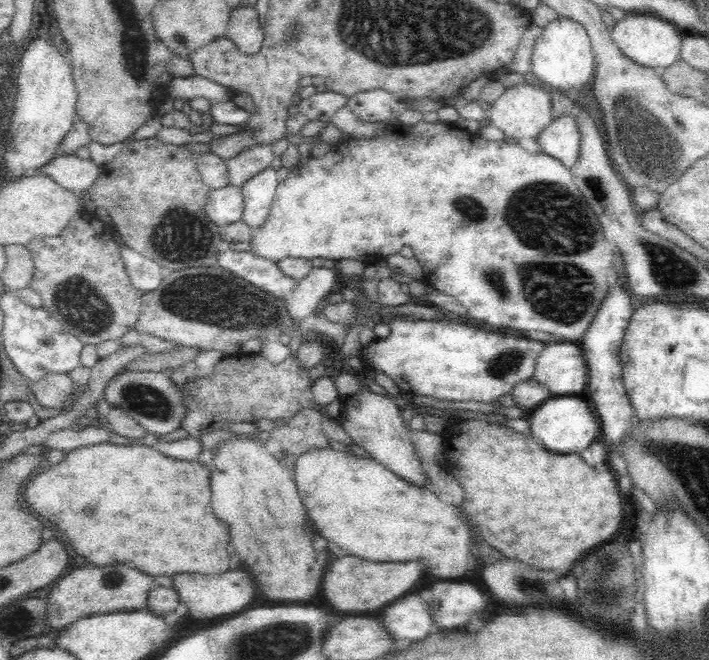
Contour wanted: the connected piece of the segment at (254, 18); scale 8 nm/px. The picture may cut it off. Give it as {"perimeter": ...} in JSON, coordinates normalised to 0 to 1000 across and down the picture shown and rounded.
{"perimeter":[[[341,6],[324,15],[322,48],[319,58],[330,61],[330,67],[344,82],[358,82],[372,67],[372,39],[367,39],[367,27],[361,9]]]}

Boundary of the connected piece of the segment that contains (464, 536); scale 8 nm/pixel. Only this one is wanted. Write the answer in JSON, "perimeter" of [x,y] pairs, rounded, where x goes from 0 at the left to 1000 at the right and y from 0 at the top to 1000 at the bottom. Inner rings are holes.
{"perimeter":[[[434,679],[415,700],[415,727],[420,752],[426,755],[434,797],[443,815],[454,812],[468,830],[488,830],[494,842],[508,842],[513,848],[530,852],[575,852],[590,845],[604,845],[604,873],[621,876],[649,876],[660,861],[660,785],[652,779],[649,767],[629,764],[604,739],[590,739],[547,715],[539,703],[519,694],[505,694],[494,685],[480,685],[471,679]]]}

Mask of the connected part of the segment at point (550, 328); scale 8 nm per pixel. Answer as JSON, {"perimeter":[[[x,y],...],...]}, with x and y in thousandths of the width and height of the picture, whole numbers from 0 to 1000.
{"perimeter":[[[592,185],[587,191],[567,191],[567,188],[553,188],[539,206],[525,209],[525,212],[496,212],[488,209],[482,218],[477,218],[471,227],[463,233],[440,242],[432,252],[415,255],[406,261],[401,276],[392,279],[384,315],[378,330],[367,345],[358,348],[358,358],[353,361],[353,376],[358,388],[370,388],[384,397],[395,397],[403,391],[465,391],[471,397],[482,391],[499,391],[513,400],[533,400],[550,385],[561,385],[567,373],[578,373],[587,385],[587,394],[598,406],[601,424],[626,445],[640,448],[663,476],[660,482],[680,485],[685,491],[694,491],[700,497],[719,497],[731,503],[745,503],[745,506],[776,506],[787,509],[790,515],[821,515],[841,482],[846,464],[852,461],[852,452],[863,439],[863,403],[866,403],[866,379],[860,367],[852,358],[852,348],[846,342],[846,333],[818,285],[810,276],[810,264],[804,255],[798,255],[787,239],[776,233],[745,233],[739,224],[733,224],[731,215],[683,215],[663,203],[654,194],[632,197],[626,185],[615,188],[601,188]]]}

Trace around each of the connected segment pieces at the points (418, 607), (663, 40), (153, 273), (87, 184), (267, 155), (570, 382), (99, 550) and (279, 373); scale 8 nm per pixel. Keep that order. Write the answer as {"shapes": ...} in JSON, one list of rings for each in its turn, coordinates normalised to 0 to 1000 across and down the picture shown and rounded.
{"shapes":[[[[578,900],[567,903],[556,915],[542,921],[542,955],[550,958],[553,967],[564,970],[598,970],[609,948],[609,924],[604,918],[601,903],[595,906],[592,900]]],[[[889,18],[877,33],[869,33],[869,39],[863,42],[863,58],[874,70],[877,82],[889,94],[903,97],[908,103],[922,103],[922,106],[951,100],[959,91],[962,52],[965,52],[965,45],[959,45],[956,39],[951,39],[934,27],[925,27],[917,21],[900,21],[900,18]]],[[[158,358],[158,373],[169,382],[172,394],[175,394],[175,403],[178,403],[178,412],[186,424],[186,430],[195,436],[195,439],[217,439],[226,433],[228,427],[228,418],[234,415],[223,397],[200,388],[197,382],[186,379],[175,364],[172,367],[164,367],[164,358]]],[[[76,236],[73,242],[68,242],[68,248],[56,252],[51,261],[45,261],[48,267],[68,267],[73,273],[79,273],[79,279],[85,279],[87,285],[113,294],[113,291],[124,291],[138,264],[138,252],[133,245],[121,245],[113,242],[110,236]]],[[[364,218],[364,221],[353,221],[341,230],[336,230],[336,236],[322,239],[319,252],[322,252],[322,273],[327,282],[341,282],[344,276],[350,276],[355,267],[361,267],[364,261],[372,261],[372,255],[384,252],[386,218]]],[[[770,521],[759,539],[750,576],[781,597],[815,597],[827,588],[829,555],[824,530],[812,521]]],[[[133,673],[133,676],[116,676],[107,682],[93,685],[93,691],[73,703],[73,706],[62,706],[59,712],[54,712],[54,718],[37,733],[31,755],[39,764],[42,773],[48,773],[48,779],[56,779],[62,788],[71,788],[71,794],[79,800],[79,809],[90,812],[96,818],[96,824],[107,833],[110,842],[118,842],[127,855],[133,858],[147,858],[147,855],[161,855],[161,852],[175,852],[183,861],[195,861],[206,870],[251,870],[251,867],[282,867],[282,870],[307,870],[307,867],[319,867],[322,855],[324,855],[324,842],[319,836],[322,821],[324,821],[324,800],[307,788],[296,770],[296,752],[299,752],[299,739],[296,739],[296,706],[282,706],[282,700],[268,700],[268,697],[245,697],[240,691],[228,691],[223,682],[212,679],[212,676],[197,676],[197,673],[183,673],[183,676],[166,676],[166,673]]],[[[333,536],[333,539],[319,539],[313,542],[302,561],[288,570],[288,573],[271,573],[254,588],[257,612],[262,618],[260,633],[254,636],[254,648],[262,652],[271,664],[282,664],[293,655],[319,655],[319,642],[336,642],[336,639],[361,639],[361,636],[409,636],[415,633],[423,621],[432,618],[446,618],[454,621],[460,615],[451,615],[443,609],[440,600],[440,576],[437,576],[437,561],[426,558],[420,539],[406,539],[398,552],[378,548],[370,536]]]]}

